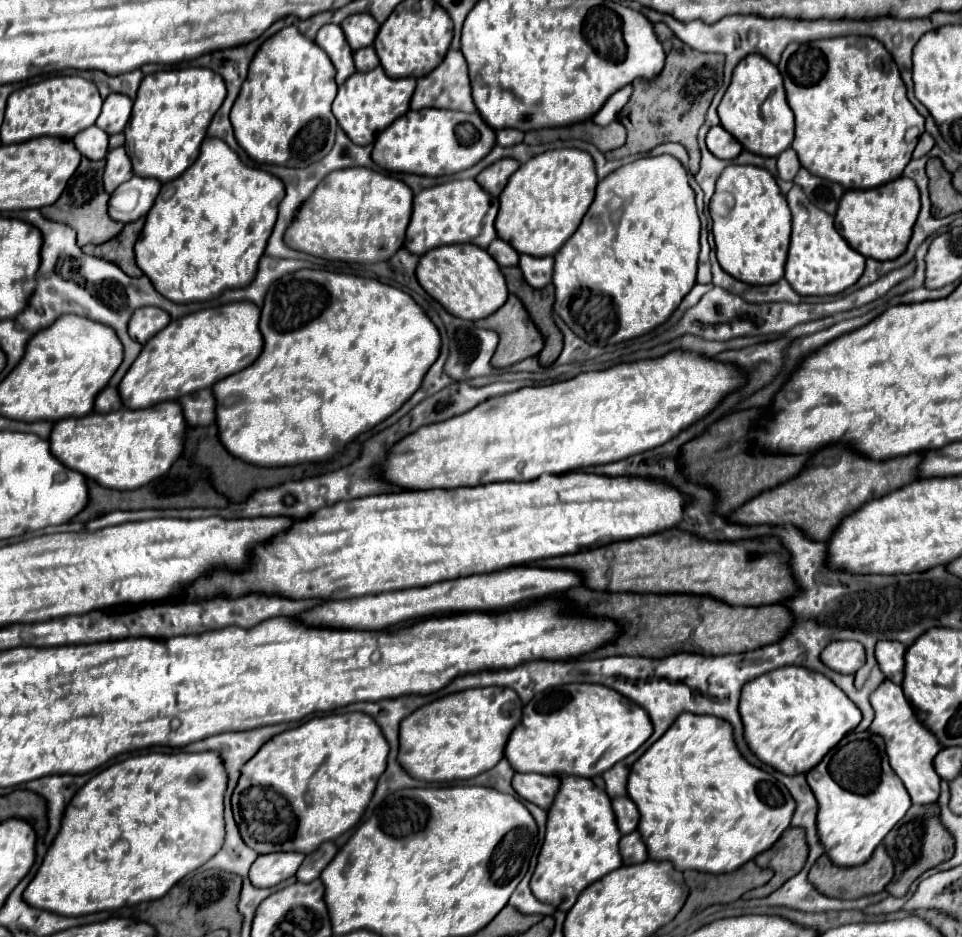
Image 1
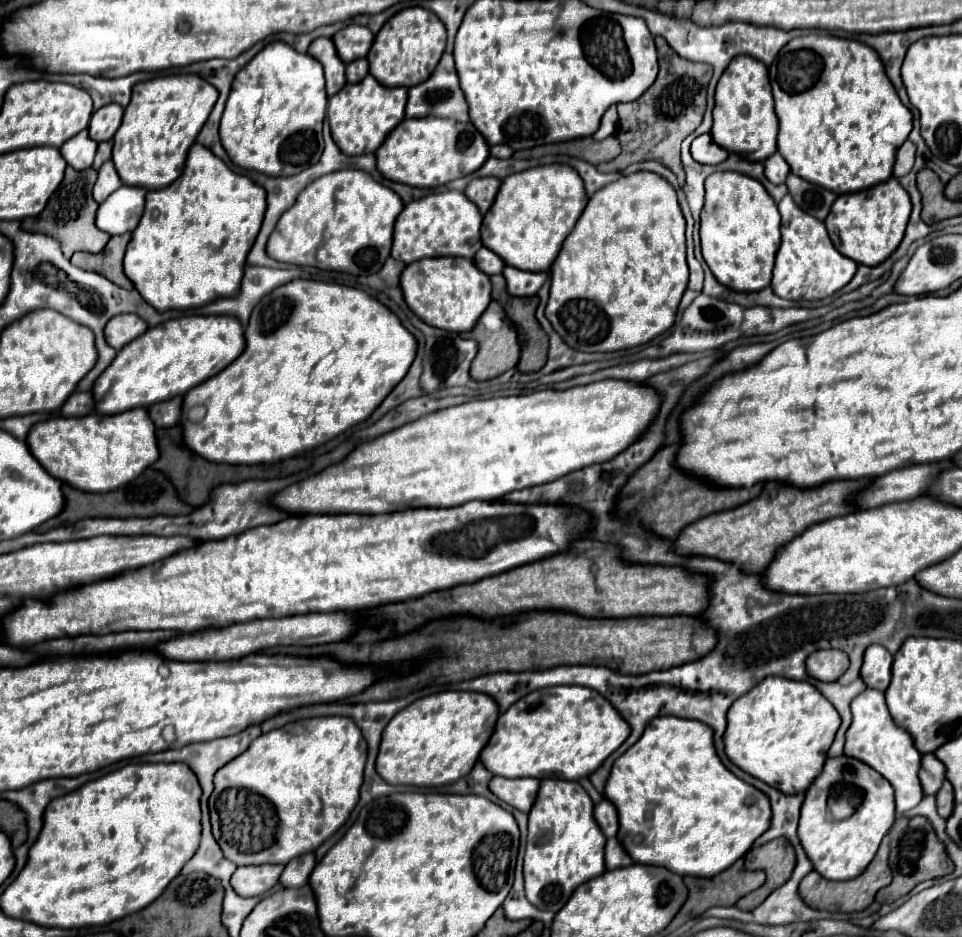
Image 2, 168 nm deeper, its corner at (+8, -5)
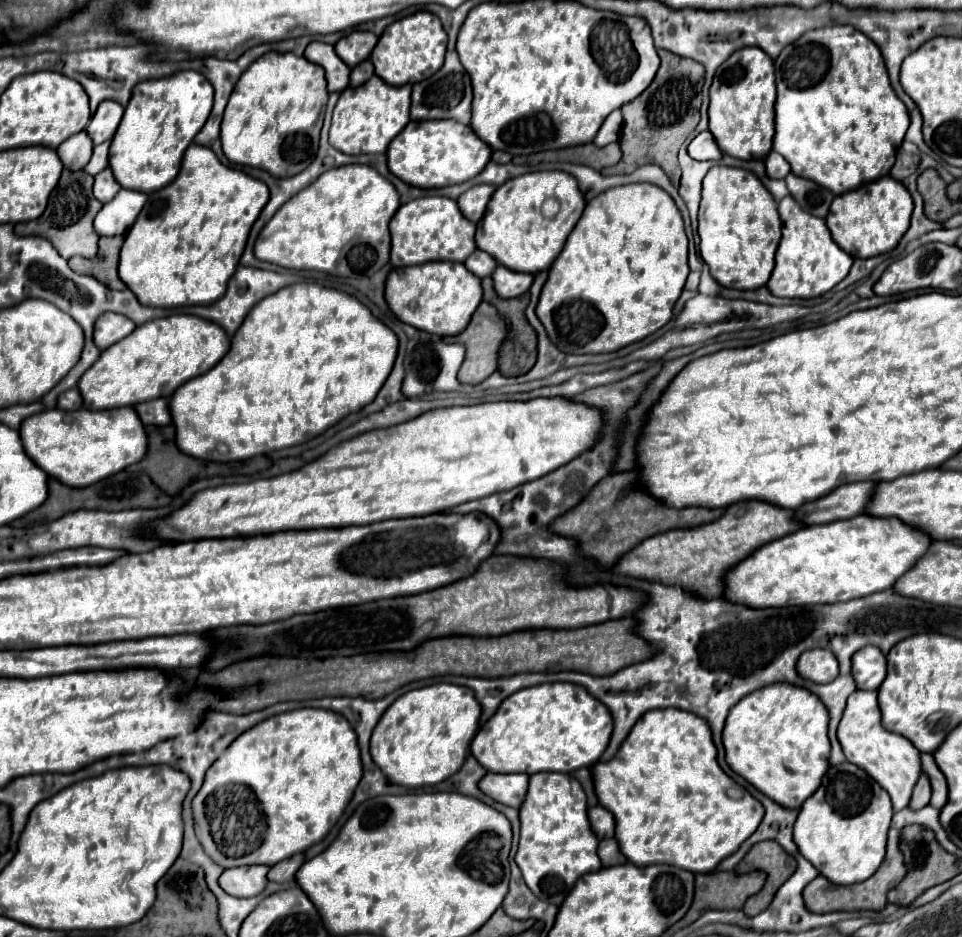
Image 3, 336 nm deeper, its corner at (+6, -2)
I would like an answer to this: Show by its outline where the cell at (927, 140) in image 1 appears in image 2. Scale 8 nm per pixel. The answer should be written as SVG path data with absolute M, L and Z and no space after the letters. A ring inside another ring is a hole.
M906 141L896 155L896 165L894 165L894 177L904 177L912 171L914 165L914 157L916 157L916 145L912 141Z

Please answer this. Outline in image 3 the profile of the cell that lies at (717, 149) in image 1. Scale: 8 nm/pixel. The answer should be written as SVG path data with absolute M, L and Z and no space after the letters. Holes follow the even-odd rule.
M700 132L690 144L688 144L688 154L694 160L714 160L718 162L722 158L722 152L712 136L712 132Z

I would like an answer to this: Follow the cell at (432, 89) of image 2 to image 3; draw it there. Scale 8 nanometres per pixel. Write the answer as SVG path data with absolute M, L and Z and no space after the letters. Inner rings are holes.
M456 50L446 52L442 68L428 80L416 82L412 86L412 106L410 106L410 118L412 120L436 120L436 118L454 118L458 122L470 124L472 118L472 90L470 90L470 78L466 70L462 68Z

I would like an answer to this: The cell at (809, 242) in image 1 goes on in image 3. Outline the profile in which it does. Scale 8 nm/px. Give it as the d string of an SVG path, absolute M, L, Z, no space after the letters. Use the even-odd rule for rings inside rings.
M786 196L778 204L782 218L782 240L778 246L778 264L772 270L768 288L780 298L816 298L842 282L852 266L852 256L840 250L826 228L826 222L804 212L792 196Z

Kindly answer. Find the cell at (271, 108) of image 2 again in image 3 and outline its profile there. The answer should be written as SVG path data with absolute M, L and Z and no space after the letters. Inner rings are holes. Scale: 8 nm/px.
M292 52L260 56L236 82L222 120L222 148L230 162L288 178L304 170L318 152L328 88L324 68Z

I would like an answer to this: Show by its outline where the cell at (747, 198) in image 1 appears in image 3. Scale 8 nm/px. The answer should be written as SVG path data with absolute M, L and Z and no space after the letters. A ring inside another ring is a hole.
M712 166L708 170L698 214L700 254L720 286L736 290L764 286L774 270L780 228L782 222L774 198L752 172L730 166Z

